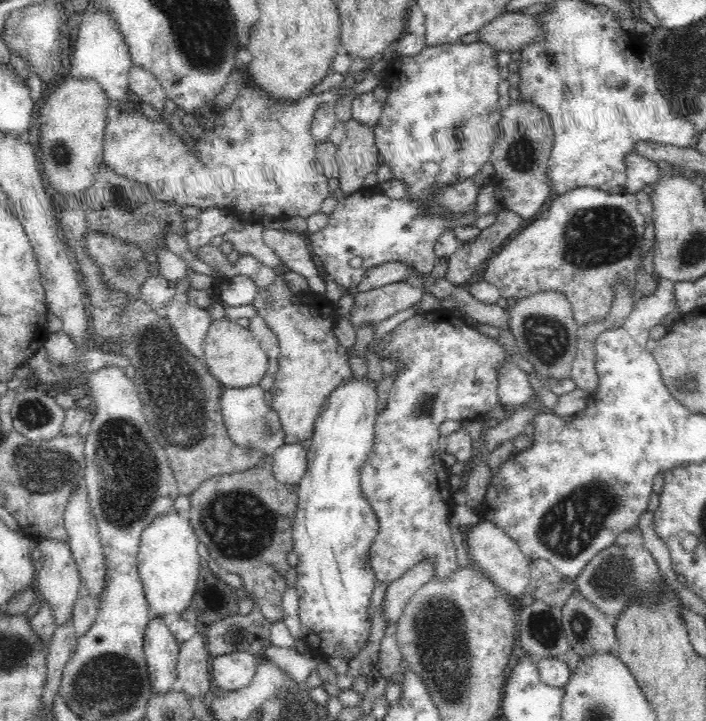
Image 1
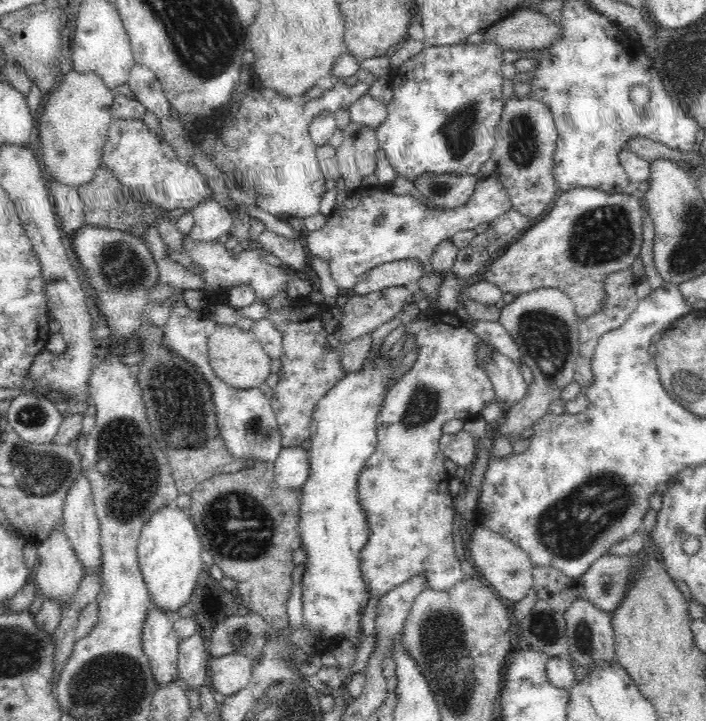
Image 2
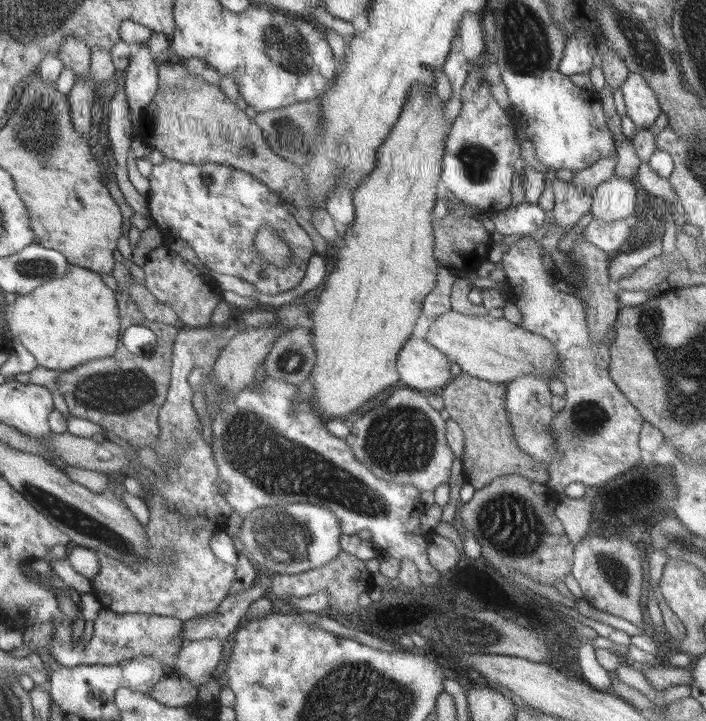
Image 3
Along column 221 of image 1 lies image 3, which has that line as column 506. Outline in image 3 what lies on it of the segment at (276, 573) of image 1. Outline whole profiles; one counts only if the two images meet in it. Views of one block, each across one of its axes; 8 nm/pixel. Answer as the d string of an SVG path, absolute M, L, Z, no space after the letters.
M511 474L495 478L487 488L473 492L473 498L461 504L457 514L463 526L467 526L481 544L481 556L491 568L499 572L515 568L533 582L561 588L565 574L571 572L575 546L569 542L561 520L557 520L555 506L555 492L547 490L543 484Z

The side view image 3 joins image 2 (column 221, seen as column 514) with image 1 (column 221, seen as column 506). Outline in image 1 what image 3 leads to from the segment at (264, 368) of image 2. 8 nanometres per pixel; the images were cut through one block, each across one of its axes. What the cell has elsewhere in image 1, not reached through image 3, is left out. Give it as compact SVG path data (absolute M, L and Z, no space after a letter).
M216 320L210 324L206 336L204 336L204 350L206 350L206 362L210 372L220 380L224 388L248 388L258 386L258 382L266 376L268 370L268 356L260 348L260 342L256 336L238 326L234 320Z

